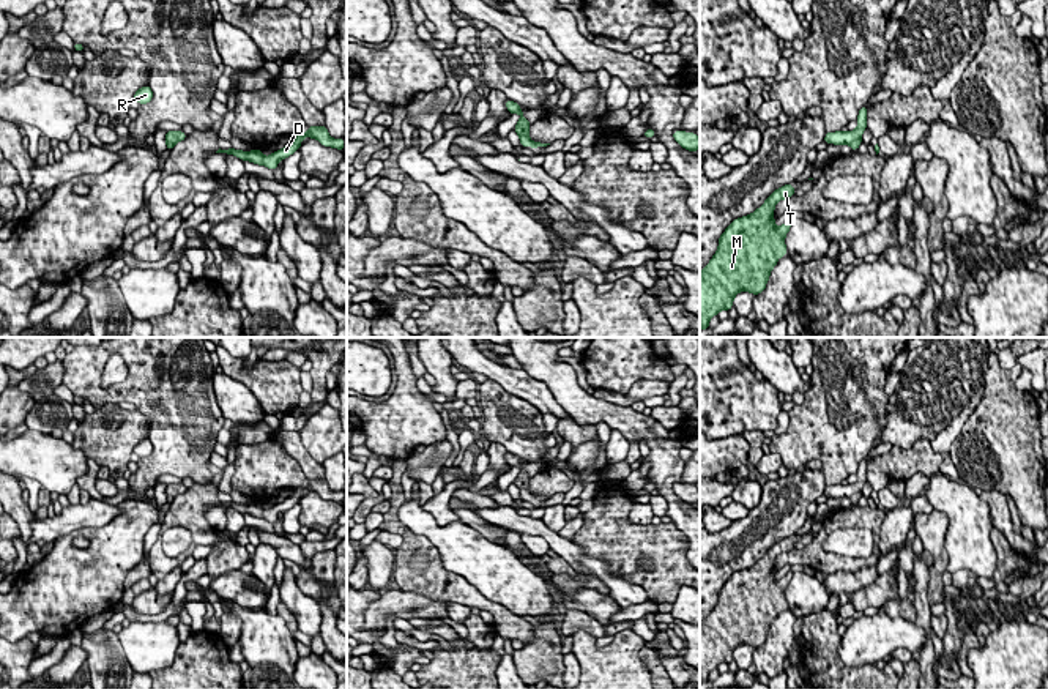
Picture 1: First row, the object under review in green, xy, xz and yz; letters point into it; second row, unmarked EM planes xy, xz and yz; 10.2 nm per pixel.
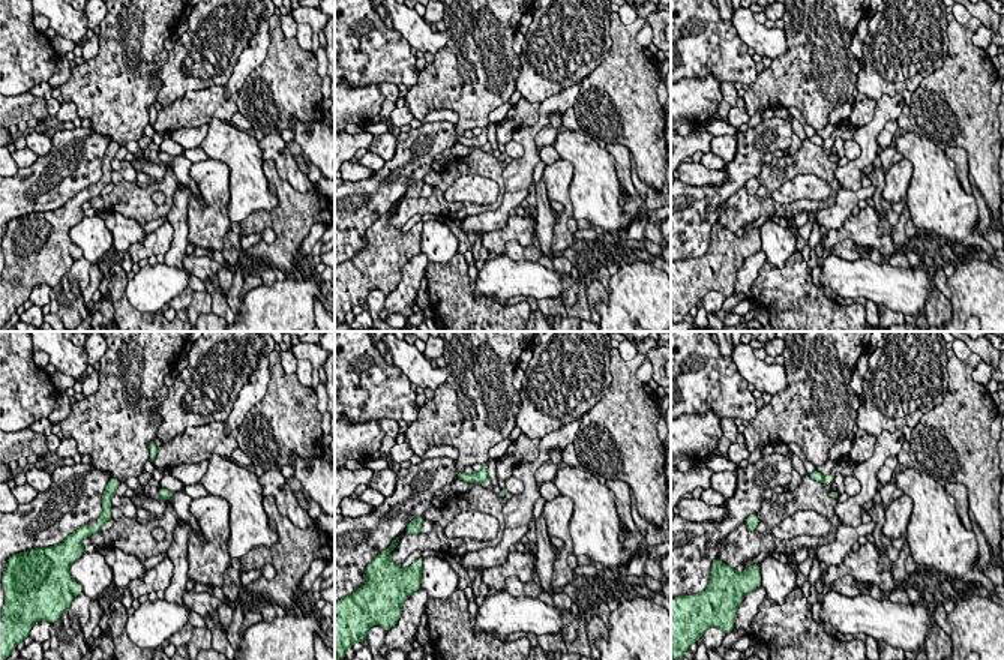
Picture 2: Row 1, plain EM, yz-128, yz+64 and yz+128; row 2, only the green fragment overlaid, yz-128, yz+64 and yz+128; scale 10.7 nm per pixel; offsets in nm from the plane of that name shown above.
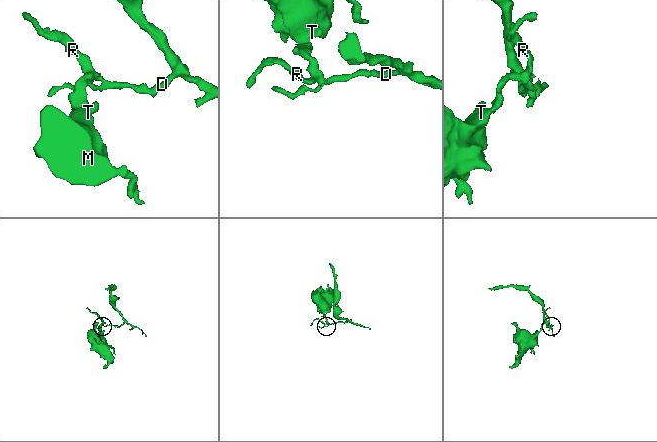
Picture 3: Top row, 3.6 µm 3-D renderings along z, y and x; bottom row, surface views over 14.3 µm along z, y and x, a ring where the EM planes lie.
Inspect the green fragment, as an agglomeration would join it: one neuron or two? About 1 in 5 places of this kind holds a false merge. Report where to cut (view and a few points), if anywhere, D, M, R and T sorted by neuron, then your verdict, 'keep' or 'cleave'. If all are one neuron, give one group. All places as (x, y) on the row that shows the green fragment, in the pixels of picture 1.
cut xz (519, 136), (531, 141); groups D / M R T; cleave

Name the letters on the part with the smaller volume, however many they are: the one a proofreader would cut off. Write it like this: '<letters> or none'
D

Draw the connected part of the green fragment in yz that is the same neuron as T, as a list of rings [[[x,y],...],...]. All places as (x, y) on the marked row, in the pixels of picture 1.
[[[791,183],[775,189],[752,214],[736,218],[720,235],[719,248],[700,273],[700,330],[720,311],[733,307],[734,296],[745,290],[755,296],[766,289],[780,257],[788,254],[785,236],[793,219],[777,227],[775,205],[794,196]]]

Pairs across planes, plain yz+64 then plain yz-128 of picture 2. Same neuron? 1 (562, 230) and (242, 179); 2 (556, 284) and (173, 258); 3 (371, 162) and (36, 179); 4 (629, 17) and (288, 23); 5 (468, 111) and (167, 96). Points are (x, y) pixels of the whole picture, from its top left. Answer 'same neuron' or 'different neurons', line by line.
1: different neurons
2: different neurons
3: different neurons
4: same neuron
5: different neurons

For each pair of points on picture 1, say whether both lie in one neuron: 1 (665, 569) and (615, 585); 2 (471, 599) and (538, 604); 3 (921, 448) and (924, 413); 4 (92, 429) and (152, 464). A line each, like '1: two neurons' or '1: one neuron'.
1: two neurons
2: two neurons
3: two neurons
4: two neurons

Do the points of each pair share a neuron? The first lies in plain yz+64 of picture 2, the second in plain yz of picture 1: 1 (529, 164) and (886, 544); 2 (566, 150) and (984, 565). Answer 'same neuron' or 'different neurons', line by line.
1: same neuron
2: same neuron

